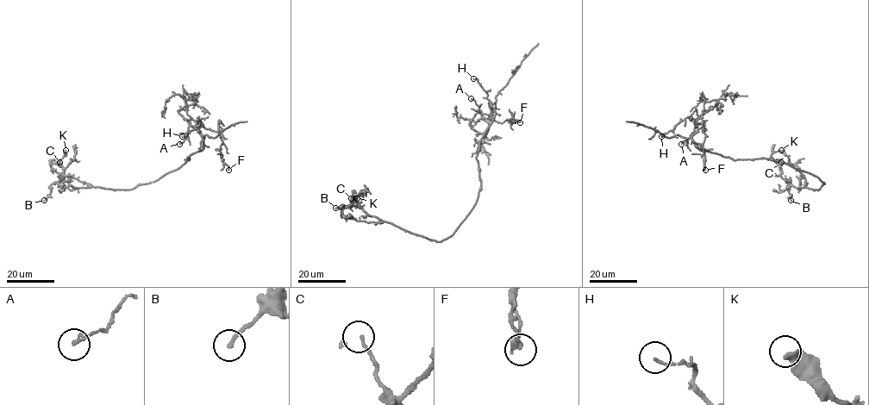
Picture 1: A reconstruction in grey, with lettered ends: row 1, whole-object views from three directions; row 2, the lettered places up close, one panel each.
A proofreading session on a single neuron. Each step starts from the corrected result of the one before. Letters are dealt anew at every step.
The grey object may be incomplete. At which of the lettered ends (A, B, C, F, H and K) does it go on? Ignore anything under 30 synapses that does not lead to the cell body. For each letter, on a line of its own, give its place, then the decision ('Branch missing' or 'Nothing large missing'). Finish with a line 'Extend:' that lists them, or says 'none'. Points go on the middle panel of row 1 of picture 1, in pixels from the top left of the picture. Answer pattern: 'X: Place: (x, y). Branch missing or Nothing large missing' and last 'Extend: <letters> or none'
A: Place: (471, 98). Nothing large missing
B: Place: (335, 208). Nothing large missing
C: Place: (351, 198). Nothing large missing
F: Place: (520, 122). Nothing large missing
H: Place: (473, 78). Nothing large missing
K: Place: (357, 198). Nothing large missing
Extend: none

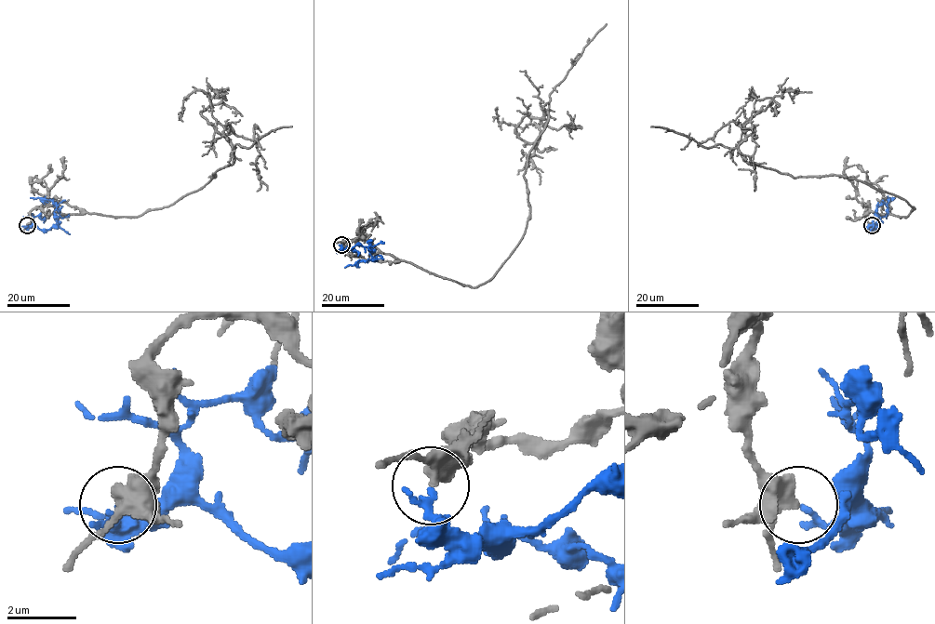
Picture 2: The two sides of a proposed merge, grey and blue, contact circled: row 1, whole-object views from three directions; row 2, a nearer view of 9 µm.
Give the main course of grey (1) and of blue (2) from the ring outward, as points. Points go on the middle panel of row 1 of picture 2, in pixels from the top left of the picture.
1: (341, 244), (367, 238), (477, 287), (525, 232), (527, 154), (547, 112), (515, 128), (536, 144), (540, 184)
2: (341, 245), (344, 248), (362, 245), (372, 250), (368, 248), (369, 259), (344, 268)

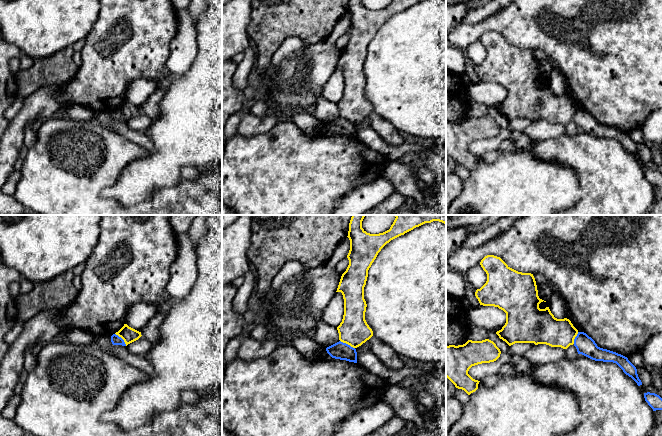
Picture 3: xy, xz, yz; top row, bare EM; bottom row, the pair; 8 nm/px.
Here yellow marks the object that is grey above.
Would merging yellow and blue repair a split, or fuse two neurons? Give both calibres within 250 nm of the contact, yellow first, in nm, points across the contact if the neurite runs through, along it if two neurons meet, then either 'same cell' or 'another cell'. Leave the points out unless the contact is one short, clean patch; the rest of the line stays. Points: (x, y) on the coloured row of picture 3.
calibres 240 and 140 nm; border xz (340, 340), (354, 348); another cell

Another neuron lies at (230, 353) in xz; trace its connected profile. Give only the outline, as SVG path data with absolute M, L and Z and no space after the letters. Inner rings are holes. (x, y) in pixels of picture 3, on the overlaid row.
M241 333L236 338L234 338L226 347L224 351L224 365L227 366L231 361L237 358L237 351L240 344L247 338L249 338L250 333Z

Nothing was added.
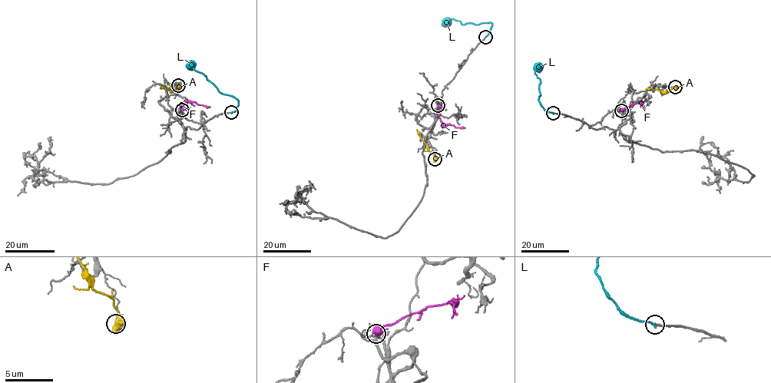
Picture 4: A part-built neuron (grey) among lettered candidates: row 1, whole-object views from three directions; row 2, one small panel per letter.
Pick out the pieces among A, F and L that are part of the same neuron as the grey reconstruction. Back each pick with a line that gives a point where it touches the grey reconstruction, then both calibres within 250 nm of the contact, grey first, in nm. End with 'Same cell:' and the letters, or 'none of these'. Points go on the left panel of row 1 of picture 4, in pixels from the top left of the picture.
L: Touches grey at (231, 112). Thickness 220 nm (grey) against 240 nm
Same cell: L

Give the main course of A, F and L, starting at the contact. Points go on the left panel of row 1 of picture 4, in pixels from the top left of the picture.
A: (178, 85), (173, 91), (167, 87), (160, 87)
F: (182, 110), (180, 104), (188, 101), (210, 107)
L: (231, 113), (236, 108), (238, 100), (231, 95), (221, 93), (203, 74), (196, 71), (190, 61)

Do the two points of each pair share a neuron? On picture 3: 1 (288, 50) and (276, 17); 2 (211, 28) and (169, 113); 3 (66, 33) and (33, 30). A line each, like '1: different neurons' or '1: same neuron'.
1: different neurons
2: same neuron
3: same neuron

